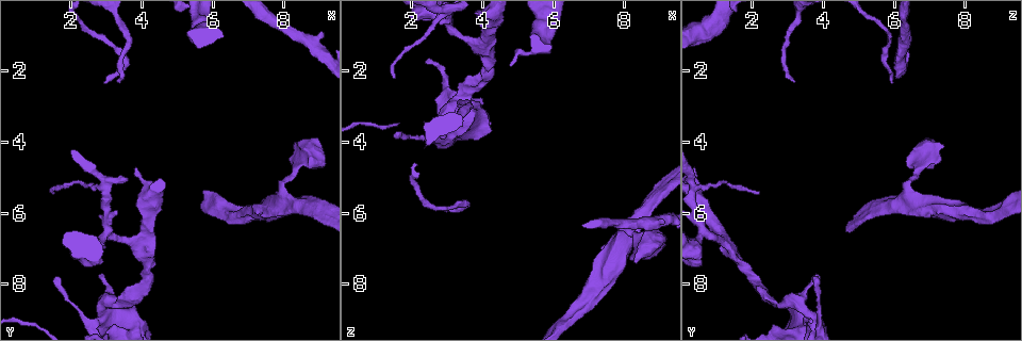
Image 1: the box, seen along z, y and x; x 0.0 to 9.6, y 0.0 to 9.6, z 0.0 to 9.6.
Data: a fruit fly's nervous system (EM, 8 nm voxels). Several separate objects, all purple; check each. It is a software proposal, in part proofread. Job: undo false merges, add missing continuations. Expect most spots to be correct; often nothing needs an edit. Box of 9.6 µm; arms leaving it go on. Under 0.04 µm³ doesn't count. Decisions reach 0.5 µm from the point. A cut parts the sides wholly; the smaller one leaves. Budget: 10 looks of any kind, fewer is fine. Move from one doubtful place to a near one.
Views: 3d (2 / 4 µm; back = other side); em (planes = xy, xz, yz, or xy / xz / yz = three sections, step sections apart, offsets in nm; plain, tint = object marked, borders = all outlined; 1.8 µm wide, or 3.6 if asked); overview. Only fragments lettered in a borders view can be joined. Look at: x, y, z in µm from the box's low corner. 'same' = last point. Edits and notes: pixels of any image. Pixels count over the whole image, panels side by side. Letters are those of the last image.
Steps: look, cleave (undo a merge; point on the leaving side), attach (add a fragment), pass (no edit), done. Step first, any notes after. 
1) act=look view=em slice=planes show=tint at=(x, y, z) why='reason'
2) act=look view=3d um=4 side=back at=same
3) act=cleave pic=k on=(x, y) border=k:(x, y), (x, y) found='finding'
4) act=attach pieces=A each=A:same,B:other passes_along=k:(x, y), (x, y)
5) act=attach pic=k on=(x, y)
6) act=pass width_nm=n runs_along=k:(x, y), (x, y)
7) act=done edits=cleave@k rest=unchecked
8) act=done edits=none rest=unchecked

act=look view=3d um=4 side=back at=(8.10, 4.45, 7.30) why='branch stops here'

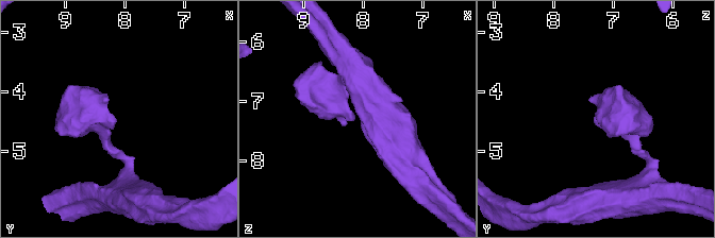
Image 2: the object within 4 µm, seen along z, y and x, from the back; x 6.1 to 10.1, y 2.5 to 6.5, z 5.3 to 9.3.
act=look view=em slice=xy step=16 show=borders at=(8.10, 4.45, 7.25) why='now the EM'

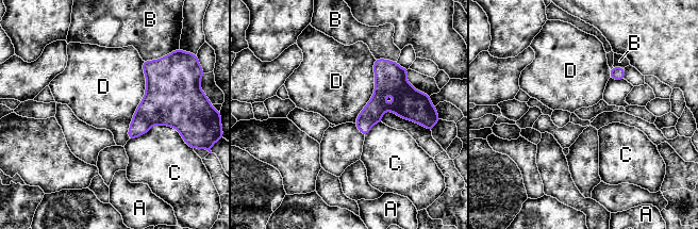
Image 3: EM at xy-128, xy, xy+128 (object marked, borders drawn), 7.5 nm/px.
act=look view=em slice=planes show=borders at=same

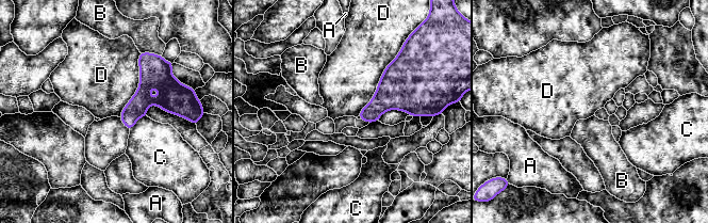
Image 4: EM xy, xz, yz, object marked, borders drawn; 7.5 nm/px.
act=pass longest_contact=D:550nm each=A:other,B:other,C:other,D:other border=4:(398, 52), (358, 115) found='none of them fits'

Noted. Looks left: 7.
act=look view=3d um=4 at=(1.50, 5.40, 2.20) why='tapers out'

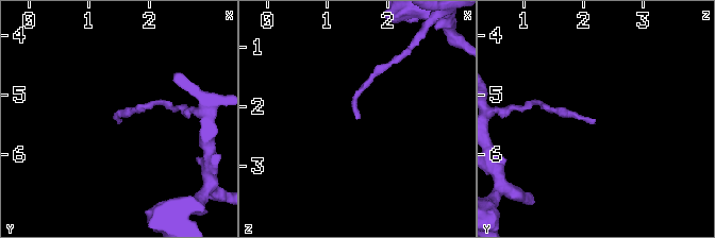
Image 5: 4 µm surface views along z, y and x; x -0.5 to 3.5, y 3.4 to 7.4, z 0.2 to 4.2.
act=look view=em um=3.6 slice=planes show=plain at=(1.55, 5.45, 2.20)

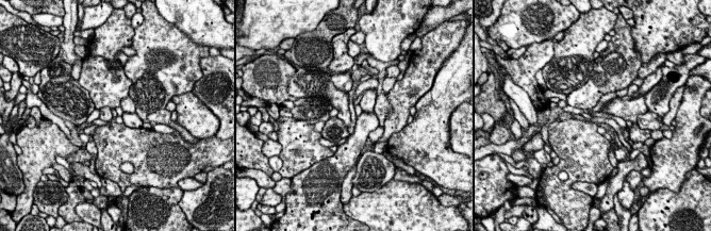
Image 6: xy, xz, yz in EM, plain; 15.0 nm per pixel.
act=look view=em um=3.6 slice=planes show=borders at=same

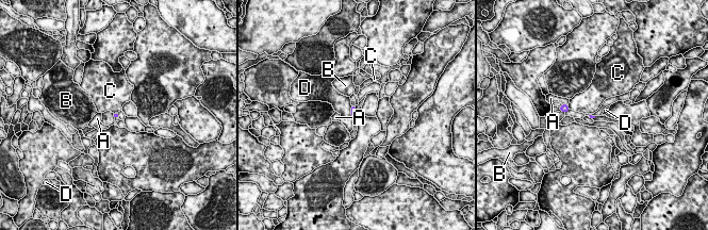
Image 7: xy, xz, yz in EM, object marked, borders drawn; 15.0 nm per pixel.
act=pass each=A:other,B:other,C:other,D:other border=7:(350, 105), (352, 117) found='none of them fits'

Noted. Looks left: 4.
act=look view=3d um=2 at=(2.65, 8.70, 3.35) why='free end'

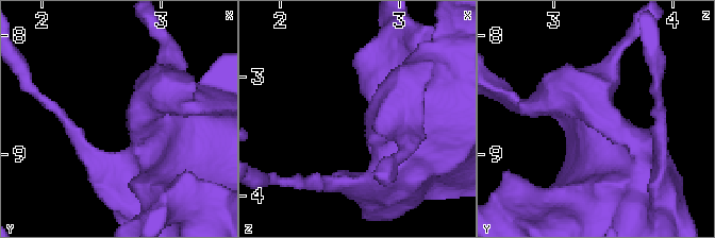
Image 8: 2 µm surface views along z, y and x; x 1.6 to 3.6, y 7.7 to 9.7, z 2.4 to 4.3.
act=look view=em slice=planes show=borders at=(2.70, 8.70, 3.38) why='now the EM'

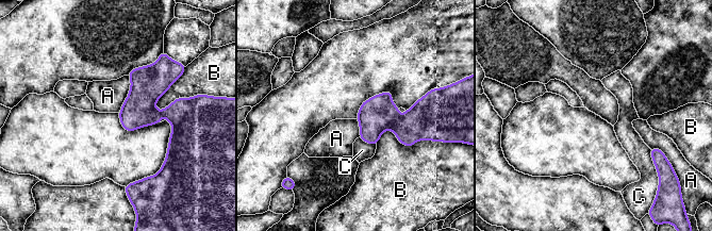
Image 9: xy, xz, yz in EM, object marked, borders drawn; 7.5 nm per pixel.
act=pass longest_contact=B:320nm each=A:other,B:other,C:other border=9:(128, 75), (130, 91), (118, 113) found='no lettered fragment goes on from it'

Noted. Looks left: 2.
act=look view=em slice=planes show=tint at=(4.05, 7.00, 1.40) why='side arm on a straight run'

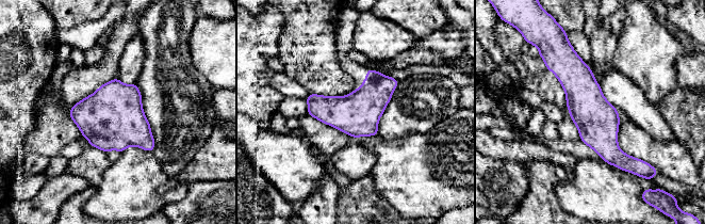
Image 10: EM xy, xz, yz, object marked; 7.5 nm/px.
act=look view=em slice=planes show=borders at=same why='see the neighbours'

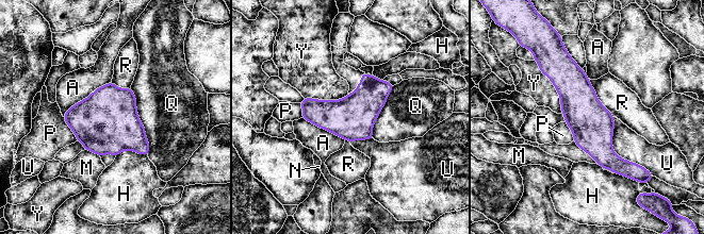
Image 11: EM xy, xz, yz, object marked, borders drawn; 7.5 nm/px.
act=pass longest_contact=Q:550nm each=A:other,H:other,M:other,N:other,P:other,Q:other,R:other,U:other,Y:other runs_along=11:(567, 57), (593, 135), (622, 171) found='continuous, no second neuron'

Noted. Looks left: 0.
act=done edits=none rest=unchecked

